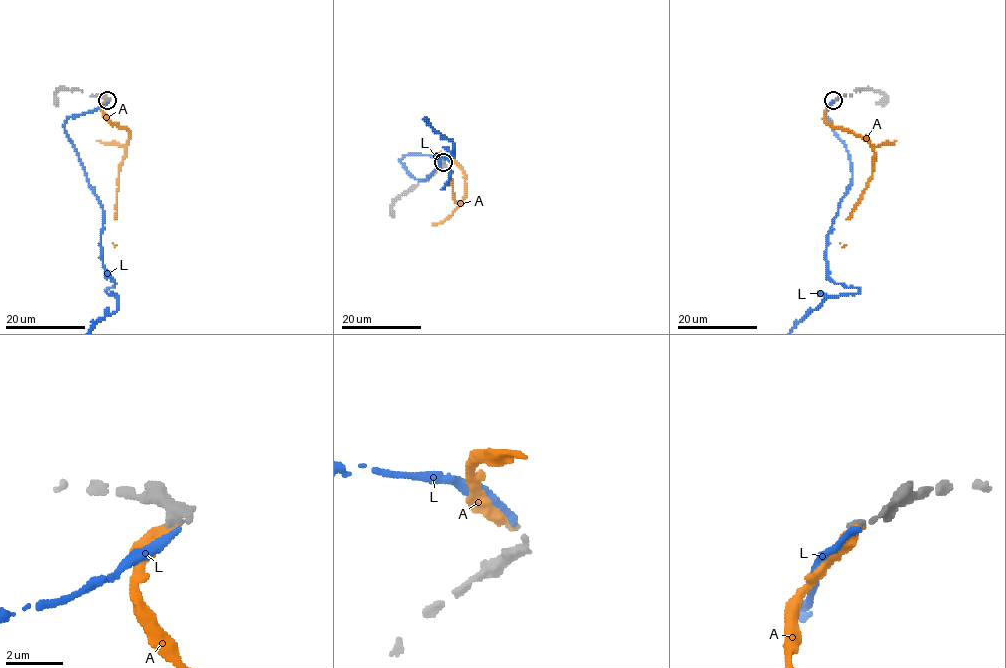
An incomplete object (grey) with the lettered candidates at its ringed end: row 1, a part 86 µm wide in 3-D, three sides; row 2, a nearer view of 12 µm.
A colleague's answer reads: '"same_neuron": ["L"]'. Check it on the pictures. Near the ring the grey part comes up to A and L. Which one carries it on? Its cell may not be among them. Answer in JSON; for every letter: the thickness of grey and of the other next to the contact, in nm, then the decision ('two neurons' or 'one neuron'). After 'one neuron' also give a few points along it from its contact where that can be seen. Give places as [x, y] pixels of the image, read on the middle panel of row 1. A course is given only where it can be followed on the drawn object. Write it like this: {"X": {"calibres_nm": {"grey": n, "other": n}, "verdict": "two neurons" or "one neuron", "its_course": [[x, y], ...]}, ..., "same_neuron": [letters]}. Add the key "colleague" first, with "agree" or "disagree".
{"colleague": "disagree", "A": {"calibres_nm": {"grey": 220, "other": 420}, "verdict": "one neuron", "its_course": [[443, 162], [439, 154], [445, 152], [465, 176], [462, 202], [454, 199], [451, 171]]}, "L": {"calibres_nm": {"grey": 220, "other": 240}, "verdict": "two neurons"}, "same_neuron": ["A"]}

